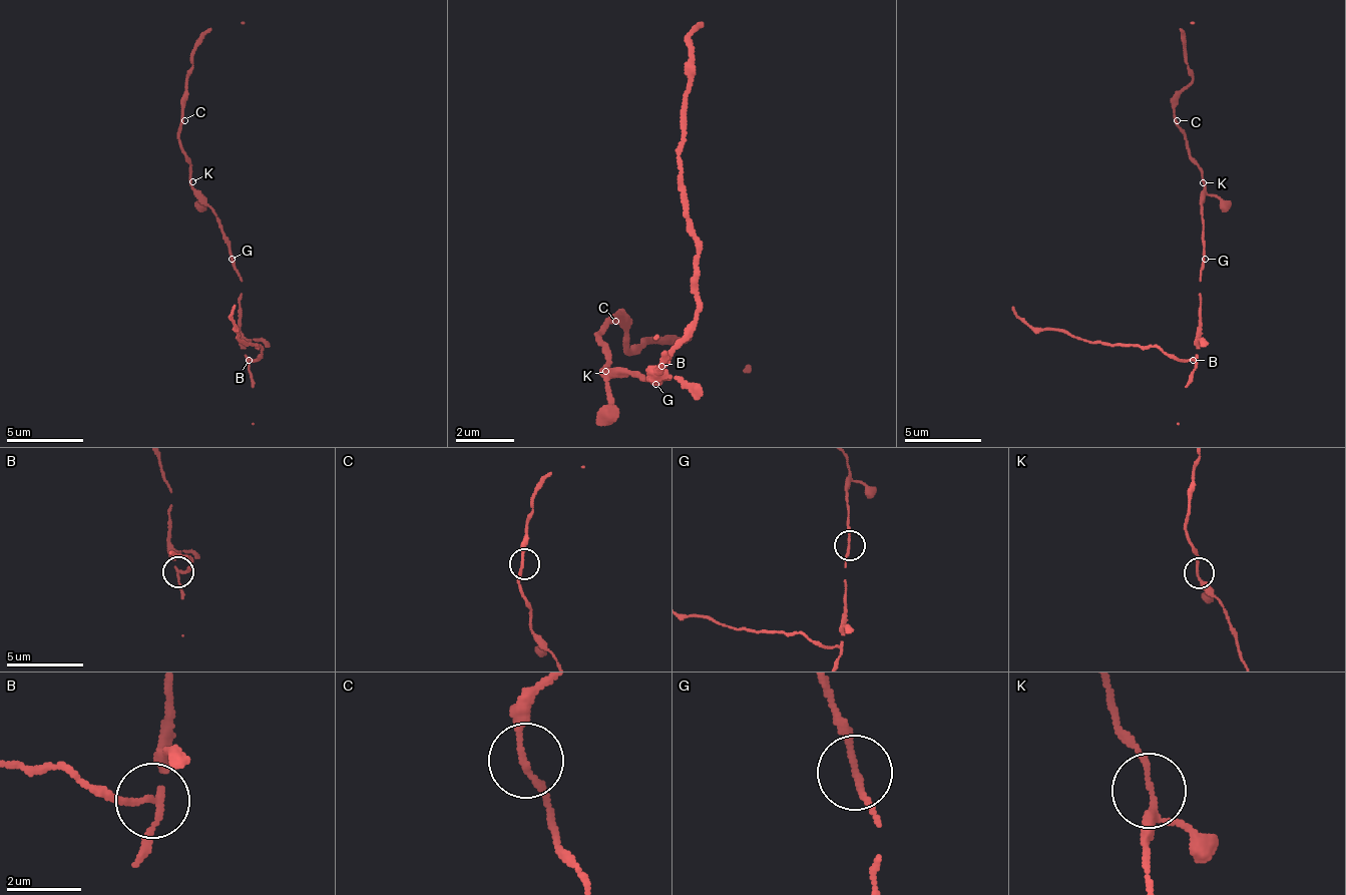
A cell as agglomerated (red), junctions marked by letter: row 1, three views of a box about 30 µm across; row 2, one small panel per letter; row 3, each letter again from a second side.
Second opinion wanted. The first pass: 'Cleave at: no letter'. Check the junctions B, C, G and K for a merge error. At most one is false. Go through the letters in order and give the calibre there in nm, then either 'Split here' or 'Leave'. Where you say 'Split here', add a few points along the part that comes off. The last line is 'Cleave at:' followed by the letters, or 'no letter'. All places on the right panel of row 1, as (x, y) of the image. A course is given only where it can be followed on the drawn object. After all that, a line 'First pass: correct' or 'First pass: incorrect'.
B: Thickness 130 nm. Split here. Course of the part to remove: (1194, 359), (1158, 347), (1123, 348), (1078, 340), (1055, 328), (1032, 328), (1013, 305)
C: Thickness 170 nm. Leave
G: Thickness 160 nm. Leave
K: Thickness 140 nm. Leave
Cleave at: B
First pass: incorrect

